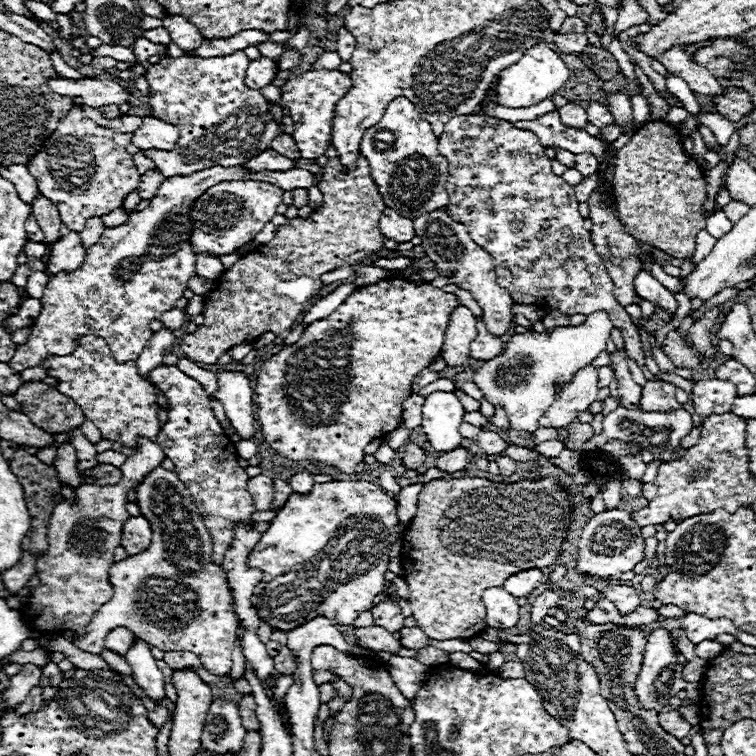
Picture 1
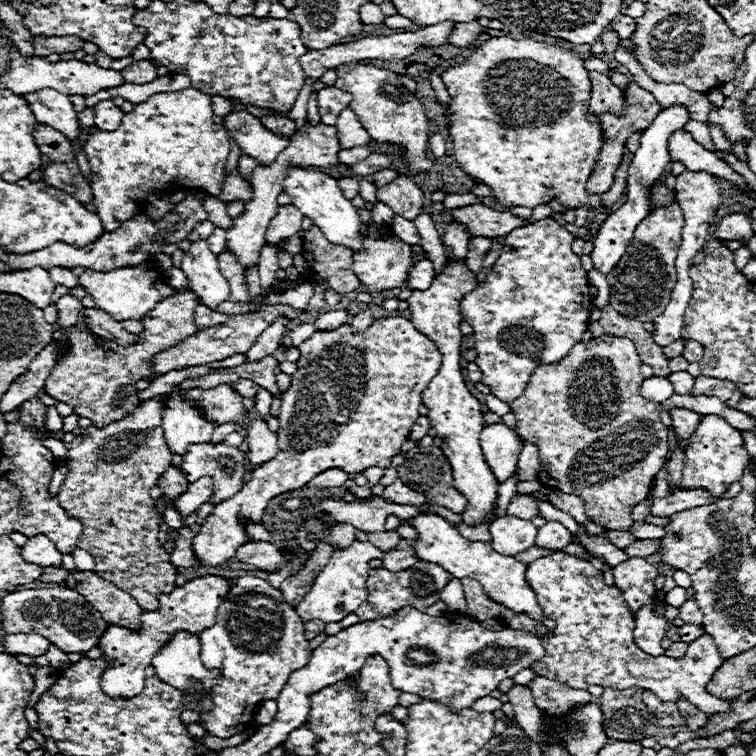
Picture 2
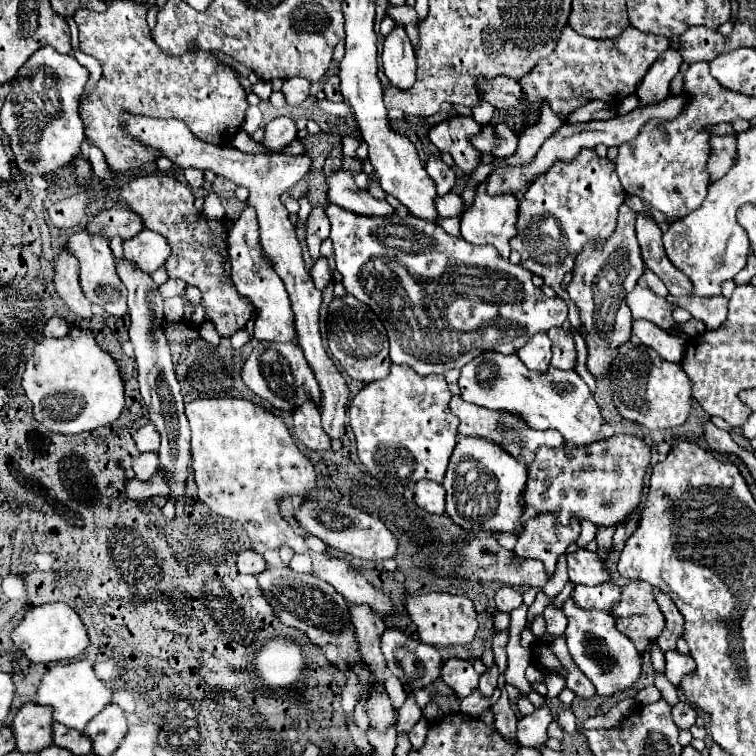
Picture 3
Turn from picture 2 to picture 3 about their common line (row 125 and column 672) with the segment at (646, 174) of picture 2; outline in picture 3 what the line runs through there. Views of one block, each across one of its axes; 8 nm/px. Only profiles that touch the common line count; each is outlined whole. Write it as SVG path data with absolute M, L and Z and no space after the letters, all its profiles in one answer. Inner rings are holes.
M668 650L666 652L666 678L680 690L682 686L682 676L690 674L694 670L694 660L692 656L684 656L678 650Z

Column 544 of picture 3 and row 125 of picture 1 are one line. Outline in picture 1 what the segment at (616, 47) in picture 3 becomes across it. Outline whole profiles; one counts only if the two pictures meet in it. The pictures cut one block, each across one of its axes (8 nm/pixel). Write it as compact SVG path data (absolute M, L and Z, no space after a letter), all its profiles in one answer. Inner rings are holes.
M72 108L64 120L60 120L56 132L48 136L44 148L32 156L28 170L36 178L36 184L44 196L48 196L60 212L66 228L80 232L88 218L110 214L122 206L122 200L138 188L140 174L132 162L132 154L126 152L126 144L132 134L120 134L110 128L98 126L94 120L84 118L80 108Z

